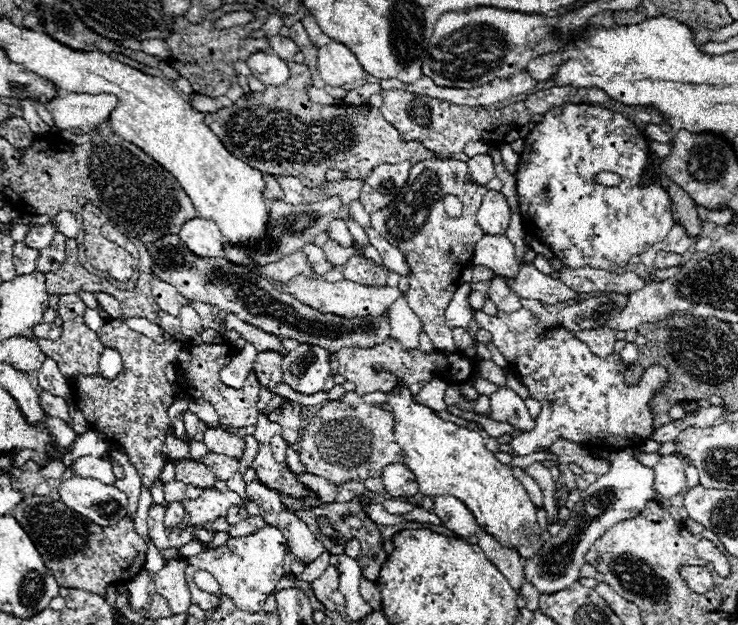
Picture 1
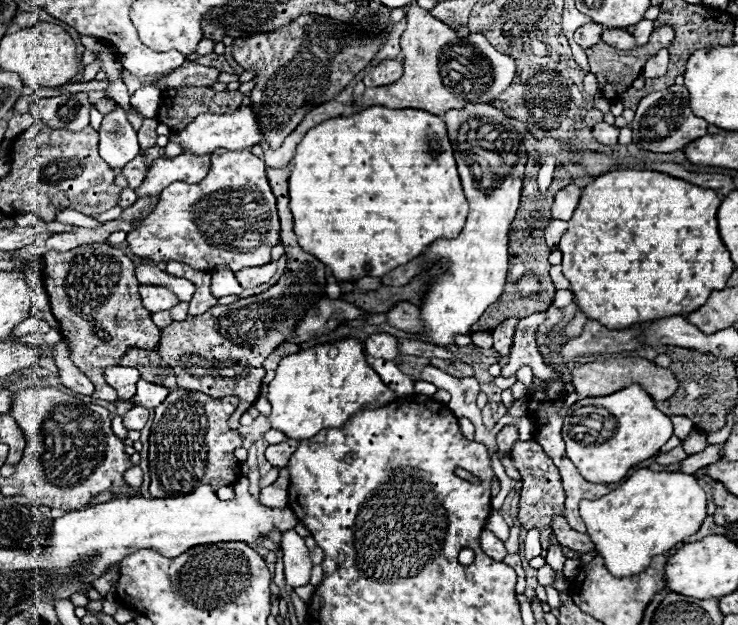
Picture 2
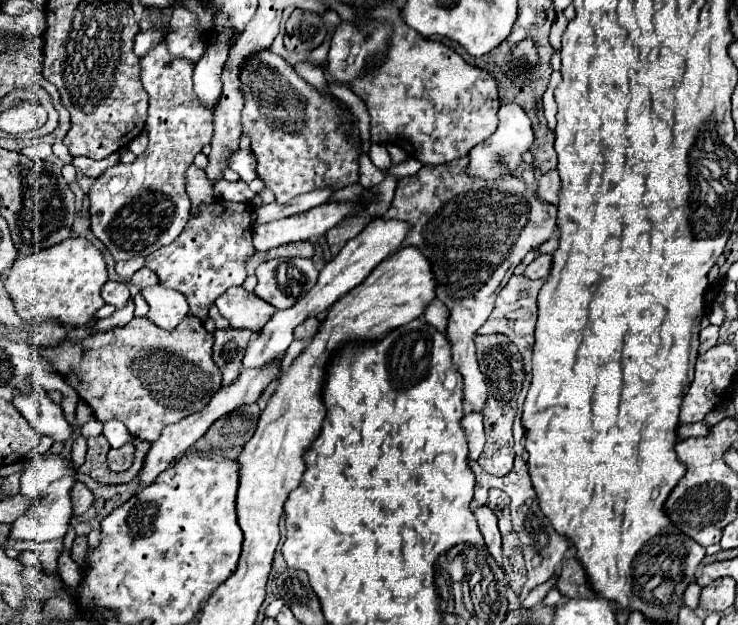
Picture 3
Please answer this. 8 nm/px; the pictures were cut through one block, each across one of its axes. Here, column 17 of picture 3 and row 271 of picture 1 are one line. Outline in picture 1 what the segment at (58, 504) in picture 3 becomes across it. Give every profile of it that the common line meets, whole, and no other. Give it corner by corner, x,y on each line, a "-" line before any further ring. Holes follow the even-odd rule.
520,264
520,272
516,280
506,280
506,282
510,284
510,288
514,288
514,292
520,298
538,300
542,304
560,304
578,296
578,292
562,284
558,278
538,272
532,264
530,266

